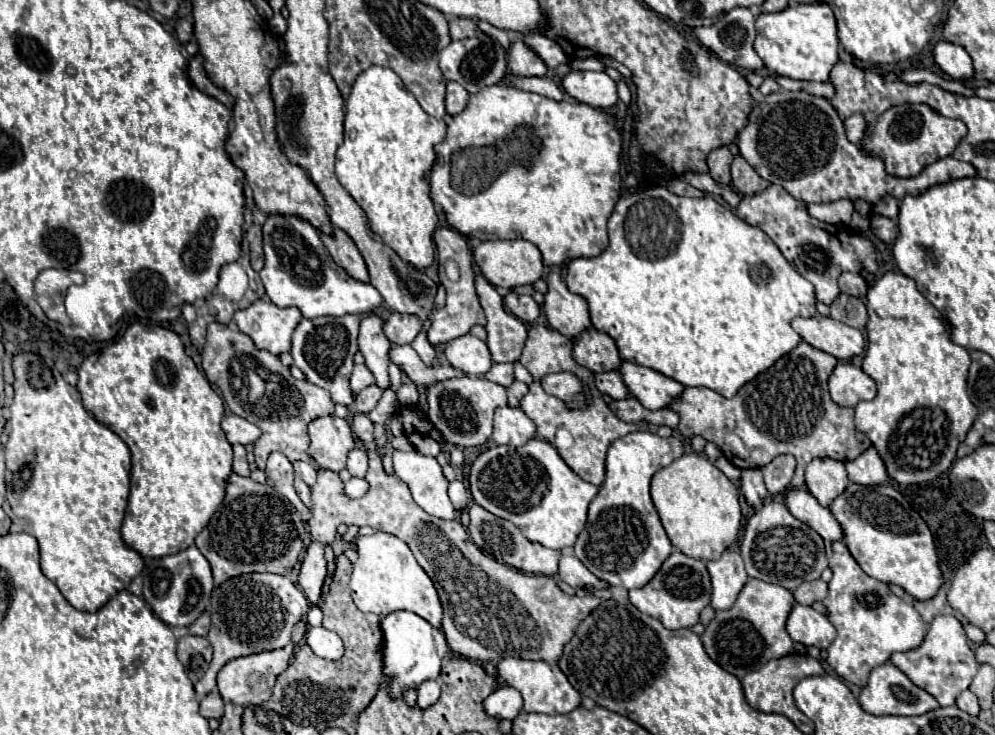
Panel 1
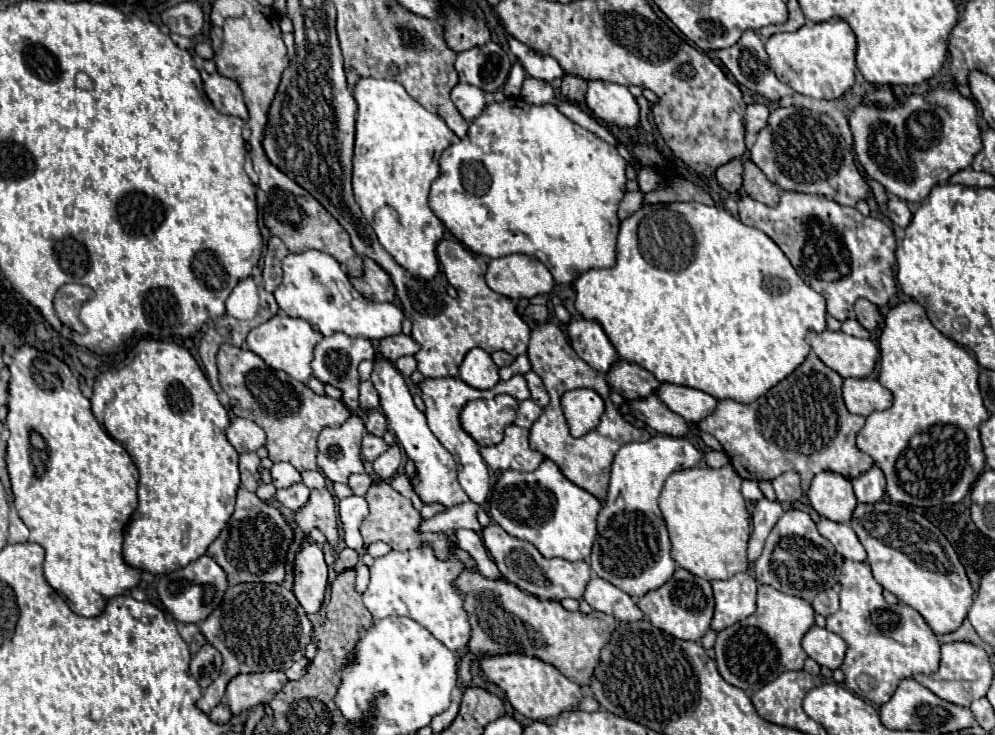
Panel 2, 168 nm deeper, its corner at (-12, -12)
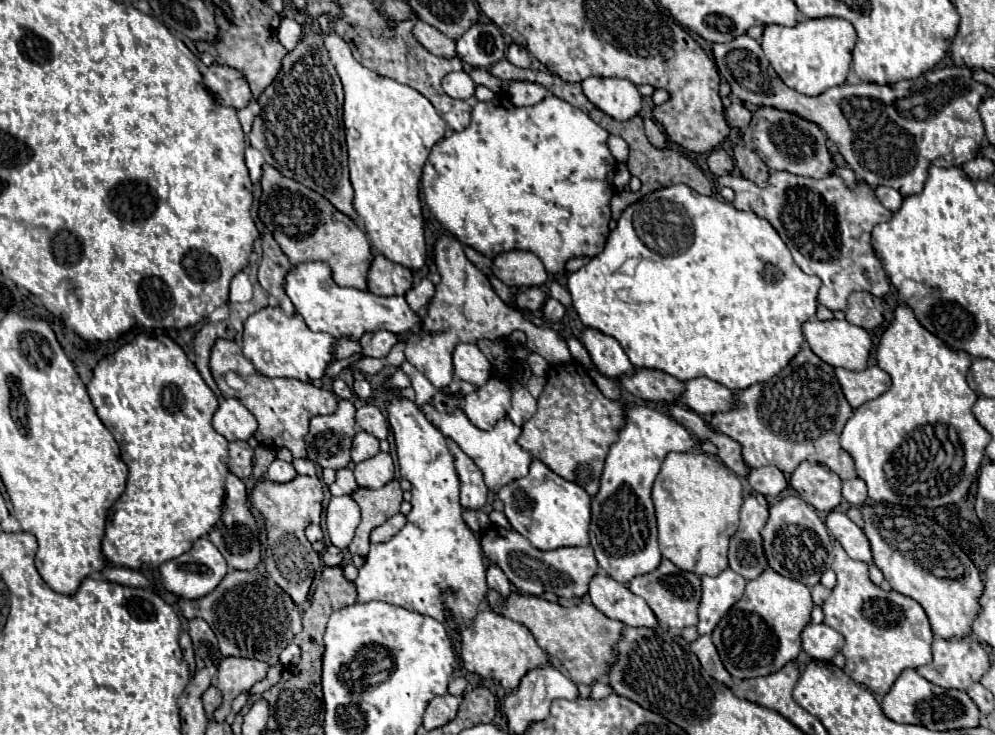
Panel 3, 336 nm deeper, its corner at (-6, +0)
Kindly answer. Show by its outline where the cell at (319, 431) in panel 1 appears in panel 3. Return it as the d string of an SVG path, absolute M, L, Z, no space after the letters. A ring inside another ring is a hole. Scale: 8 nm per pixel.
M338 401L336 413L310 419L310 431L304 439L310 461L334 471L350 463L350 447L356 435L354 413L356 409L350 401Z

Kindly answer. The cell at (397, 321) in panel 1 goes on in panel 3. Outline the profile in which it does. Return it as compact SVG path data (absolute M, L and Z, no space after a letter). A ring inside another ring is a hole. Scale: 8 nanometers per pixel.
M374 331L366 333L360 339L362 345L362 355L364 357L386 357L390 349L396 345L396 335L390 331Z

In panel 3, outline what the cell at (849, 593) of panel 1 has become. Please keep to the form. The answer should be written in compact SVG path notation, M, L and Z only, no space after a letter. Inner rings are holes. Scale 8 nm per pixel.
M834 543L834 553L836 559L832 571L836 573L838 583L822 605L824 623L846 639L842 649L842 655L846 657L844 673L872 693L884 697L904 669L918 669L932 663L932 629L928 617L914 599L876 587L868 577L868 565L850 559L838 543Z

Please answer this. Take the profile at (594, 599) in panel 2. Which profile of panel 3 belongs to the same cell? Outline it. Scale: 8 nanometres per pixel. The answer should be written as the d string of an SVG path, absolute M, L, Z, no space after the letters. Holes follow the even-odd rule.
M598 573L590 581L588 595L606 617L618 619L626 627L658 627L658 619L648 603L606 573Z

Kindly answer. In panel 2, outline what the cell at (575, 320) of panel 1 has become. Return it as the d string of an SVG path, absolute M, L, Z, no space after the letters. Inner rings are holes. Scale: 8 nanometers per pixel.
M576 317L576 319L570 319L566 331L568 331L572 349L596 371L606 373L610 365L618 359L618 353L612 347L600 323L584 317Z

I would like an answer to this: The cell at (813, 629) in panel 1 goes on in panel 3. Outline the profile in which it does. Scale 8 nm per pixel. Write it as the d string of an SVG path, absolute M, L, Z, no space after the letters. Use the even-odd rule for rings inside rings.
M808 623L802 631L802 649L812 657L812 659L818 659L818 661L832 661L832 657L836 653L840 653L840 649L844 647L844 637L820 623L820 625L814 625L814 623Z

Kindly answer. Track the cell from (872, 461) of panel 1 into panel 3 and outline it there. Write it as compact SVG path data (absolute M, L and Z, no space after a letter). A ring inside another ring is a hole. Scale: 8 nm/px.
M848 479L842 483L842 497L850 503L850 505L864 505L866 503L866 483L862 479Z

